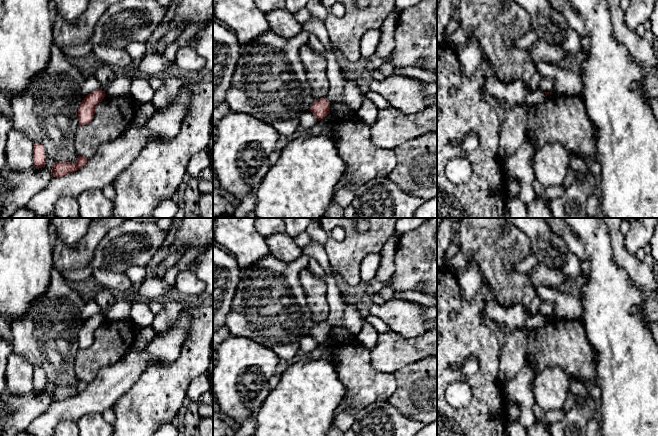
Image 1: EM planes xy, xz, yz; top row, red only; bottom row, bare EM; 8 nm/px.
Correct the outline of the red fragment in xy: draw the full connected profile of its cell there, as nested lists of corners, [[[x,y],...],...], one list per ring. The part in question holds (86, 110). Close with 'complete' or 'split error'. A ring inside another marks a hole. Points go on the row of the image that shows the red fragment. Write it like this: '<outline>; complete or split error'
[[[97,89],[89,93],[81,102],[78,108],[79,125],[86,125],[92,121],[96,106],[106,96],[105,92]]]; complete

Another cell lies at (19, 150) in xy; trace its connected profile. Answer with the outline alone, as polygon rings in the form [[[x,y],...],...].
[[[12,128],[7,136],[5,149],[6,167],[24,171],[33,165],[34,144],[22,132]]]

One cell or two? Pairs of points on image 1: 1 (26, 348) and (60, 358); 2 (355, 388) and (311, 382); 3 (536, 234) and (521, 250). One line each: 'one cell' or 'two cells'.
1: one cell
2: two cells
3: two cells

